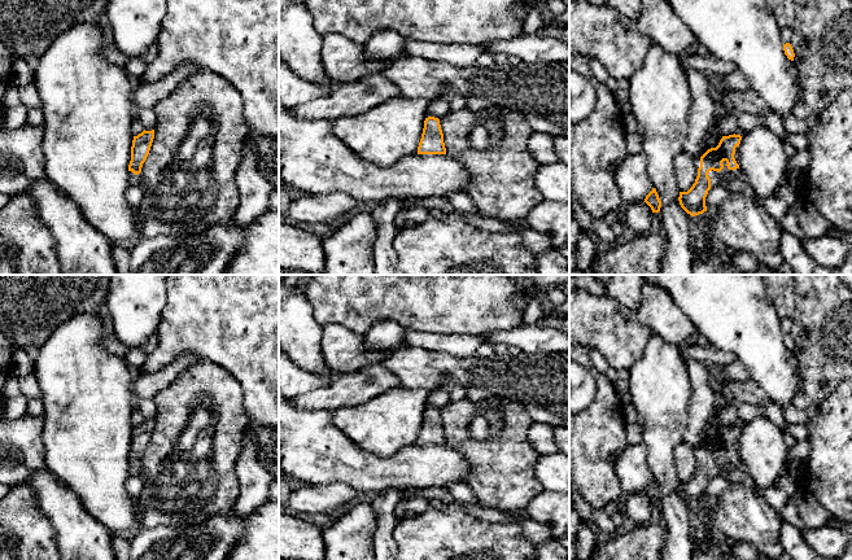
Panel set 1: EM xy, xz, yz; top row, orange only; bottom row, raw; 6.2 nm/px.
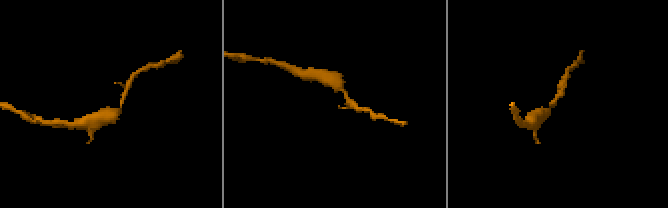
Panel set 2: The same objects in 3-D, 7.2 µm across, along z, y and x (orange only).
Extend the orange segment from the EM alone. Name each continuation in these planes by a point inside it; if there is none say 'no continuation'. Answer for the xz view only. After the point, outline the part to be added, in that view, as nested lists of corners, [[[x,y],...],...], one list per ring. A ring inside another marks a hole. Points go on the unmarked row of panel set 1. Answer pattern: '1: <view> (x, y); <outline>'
no continuation

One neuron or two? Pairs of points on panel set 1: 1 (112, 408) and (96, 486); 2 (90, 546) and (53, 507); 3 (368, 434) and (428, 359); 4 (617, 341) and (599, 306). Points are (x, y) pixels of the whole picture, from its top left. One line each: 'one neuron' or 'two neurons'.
1: one neuron
2: one neuron
3: two neurons
4: one neuron

